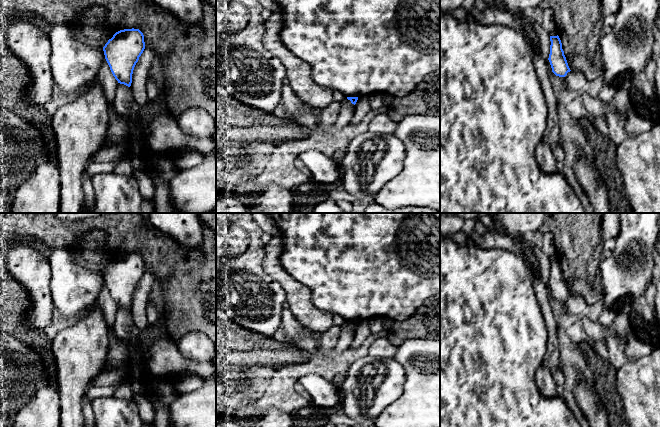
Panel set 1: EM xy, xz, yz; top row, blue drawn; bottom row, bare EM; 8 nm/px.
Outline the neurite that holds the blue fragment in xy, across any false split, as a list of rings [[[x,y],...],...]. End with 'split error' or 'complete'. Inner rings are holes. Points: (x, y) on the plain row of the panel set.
[[[139,253],[120,254],[108,264],[103,275],[118,307],[131,310],[134,291],[144,273],[144,259]]]; complete

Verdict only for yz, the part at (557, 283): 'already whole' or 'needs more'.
already whole

